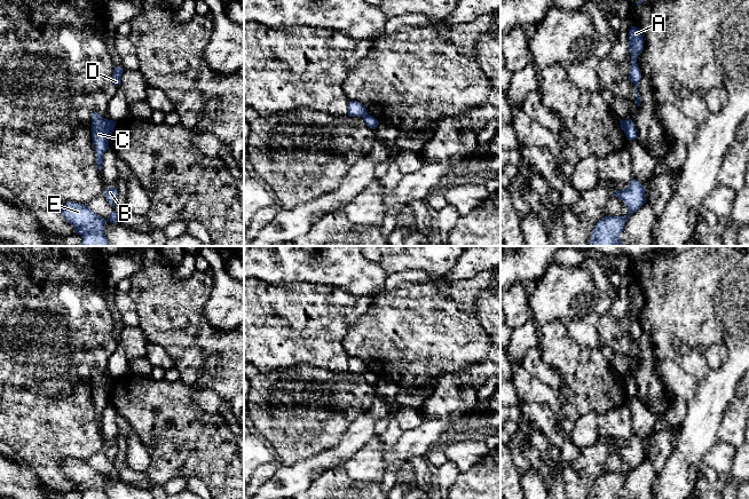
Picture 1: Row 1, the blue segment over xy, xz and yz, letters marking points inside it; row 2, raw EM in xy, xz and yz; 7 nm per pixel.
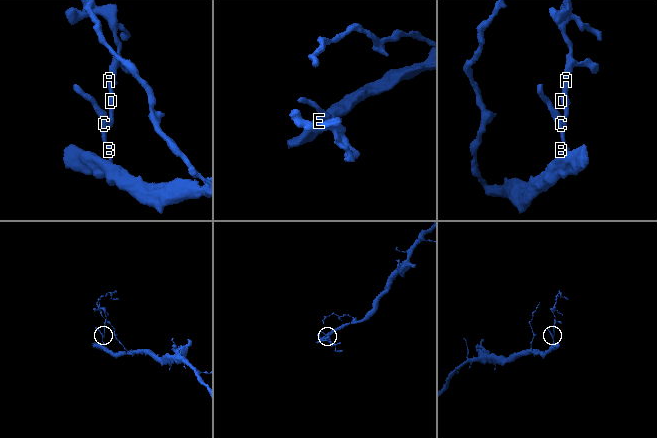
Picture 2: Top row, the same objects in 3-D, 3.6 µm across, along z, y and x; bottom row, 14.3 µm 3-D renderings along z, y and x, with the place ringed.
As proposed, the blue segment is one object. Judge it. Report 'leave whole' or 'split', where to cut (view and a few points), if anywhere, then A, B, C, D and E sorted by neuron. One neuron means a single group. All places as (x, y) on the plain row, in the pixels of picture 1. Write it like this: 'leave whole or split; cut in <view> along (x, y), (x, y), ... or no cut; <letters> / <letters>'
split; cut in xz along (368, 370), (362, 373); A D / B C E

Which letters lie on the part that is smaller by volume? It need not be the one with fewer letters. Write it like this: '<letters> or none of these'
A, D

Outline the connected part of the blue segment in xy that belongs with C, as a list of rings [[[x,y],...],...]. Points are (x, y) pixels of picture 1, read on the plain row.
[[[97,369],[92,371],[92,395],[95,403],[96,420],[100,427],[102,427],[103,411],[109,405],[109,375],[104,375]]]

